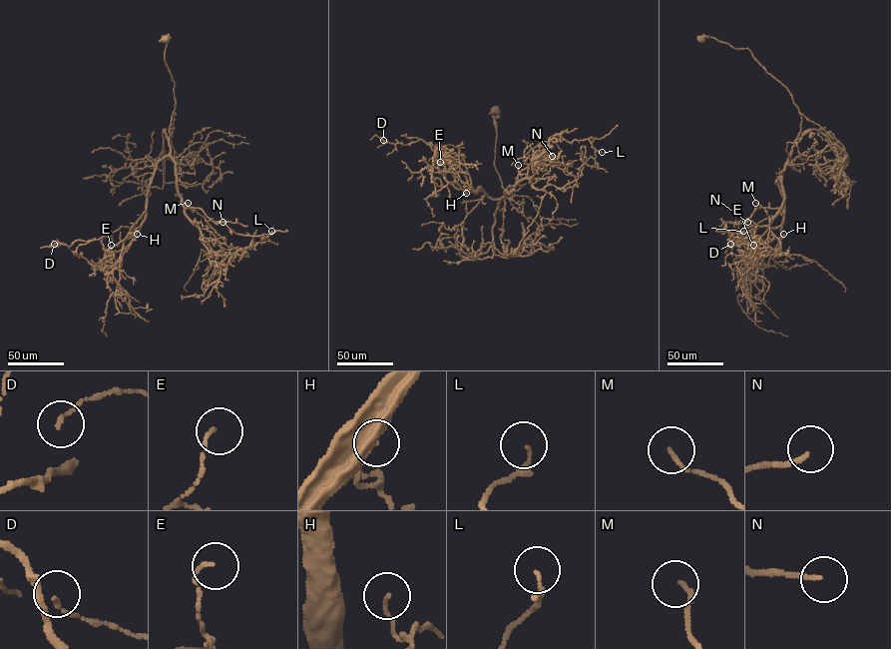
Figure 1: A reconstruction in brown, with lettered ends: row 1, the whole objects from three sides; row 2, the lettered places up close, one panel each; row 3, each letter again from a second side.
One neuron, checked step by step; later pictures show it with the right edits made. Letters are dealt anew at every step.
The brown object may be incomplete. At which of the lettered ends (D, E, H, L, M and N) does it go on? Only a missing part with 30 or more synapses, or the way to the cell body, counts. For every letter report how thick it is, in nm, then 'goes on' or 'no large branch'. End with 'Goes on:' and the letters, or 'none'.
D: 70 nm | no large branch
E: 110 nm | no large branch
H: 110 nm | no large branch
L: 140 nm | no large branch
M: 130 nm | no large branch
N: 150 nm | goes on
Goes on: N

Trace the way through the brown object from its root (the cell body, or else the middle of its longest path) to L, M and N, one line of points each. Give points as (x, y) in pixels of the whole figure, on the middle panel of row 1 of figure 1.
L: (495, 111), (501, 211), (506, 192), (552, 136), (588, 139), (602, 152)
M: (495, 111), (494, 165), (504, 189), (501, 211), (499, 203), (506, 191), (514, 189), (518, 165)
N: (495, 111), (494, 165), (505, 203), (499, 210), (518, 174), (543, 155), (552, 156)

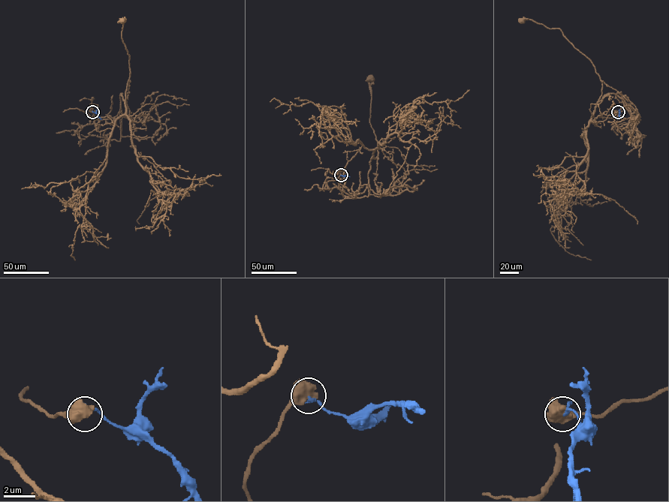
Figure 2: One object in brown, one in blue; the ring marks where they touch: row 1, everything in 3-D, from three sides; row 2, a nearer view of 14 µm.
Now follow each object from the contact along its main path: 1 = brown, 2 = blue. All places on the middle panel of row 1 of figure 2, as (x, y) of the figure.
1: (341, 175), (342, 195), (362, 193), (371, 159), (378, 156), (369, 122), (370, 79)
2: (341, 175), (350, 176)

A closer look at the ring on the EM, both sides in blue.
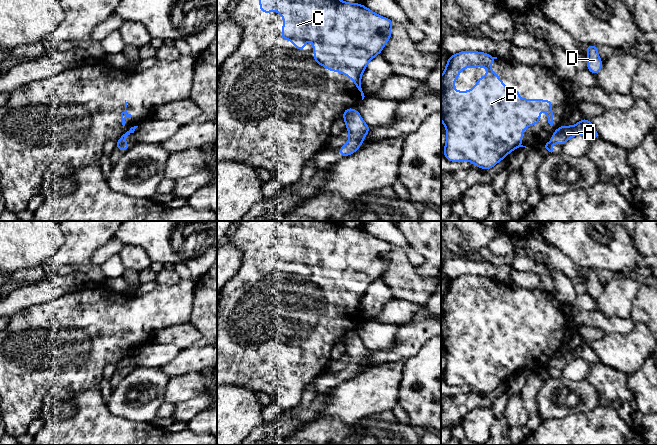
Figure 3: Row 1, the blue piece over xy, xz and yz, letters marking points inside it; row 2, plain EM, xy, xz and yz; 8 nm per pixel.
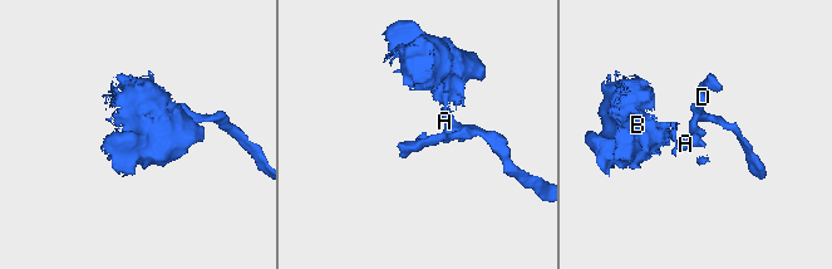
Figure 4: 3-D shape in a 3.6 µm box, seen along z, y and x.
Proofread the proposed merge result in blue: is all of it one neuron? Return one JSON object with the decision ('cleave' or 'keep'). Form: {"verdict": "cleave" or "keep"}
{"verdict": "cleave"}

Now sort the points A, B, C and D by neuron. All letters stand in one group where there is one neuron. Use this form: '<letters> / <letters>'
A D / B C

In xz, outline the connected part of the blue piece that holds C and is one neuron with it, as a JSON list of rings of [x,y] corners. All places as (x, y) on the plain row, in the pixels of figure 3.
[[[259,221],[260,235],[262,237],[270,237],[276,235],[281,238],[284,243],[281,263],[288,263],[299,275],[305,275],[305,265],[311,264],[313,267],[314,283],[316,288],[324,290],[329,295],[340,296],[341,298],[346,298],[347,301],[354,305],[354,309],[361,316],[362,324],[364,323],[364,317],[361,312],[361,301],[367,290],[367,288],[378,278],[381,278],[385,268],[391,263],[391,250],[394,247],[393,244],[382,241],[375,236],[371,235],[364,229],[360,227],[347,227],[340,224],[338,221]]]

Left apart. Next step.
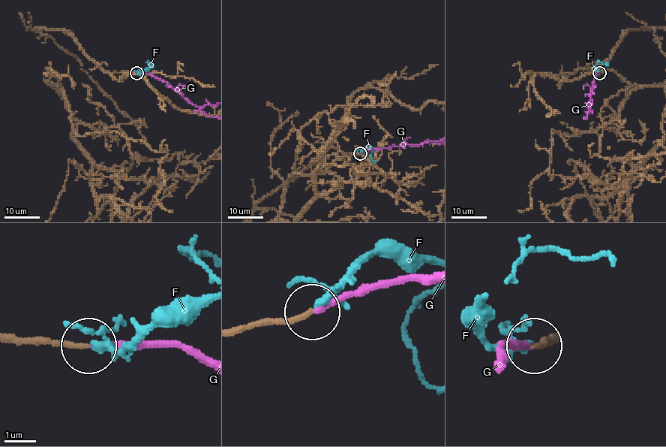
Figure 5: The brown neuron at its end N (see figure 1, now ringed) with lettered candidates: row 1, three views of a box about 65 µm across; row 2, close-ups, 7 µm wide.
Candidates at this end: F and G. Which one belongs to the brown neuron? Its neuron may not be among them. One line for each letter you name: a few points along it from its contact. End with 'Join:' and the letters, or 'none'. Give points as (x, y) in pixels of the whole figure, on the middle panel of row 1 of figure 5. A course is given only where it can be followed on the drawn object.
G: course (360, 153), (393, 146), (441, 140), (443, 137)
Join: G

